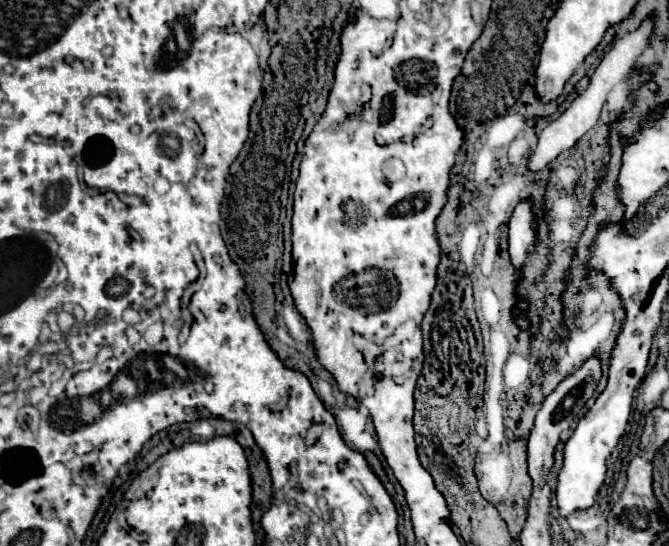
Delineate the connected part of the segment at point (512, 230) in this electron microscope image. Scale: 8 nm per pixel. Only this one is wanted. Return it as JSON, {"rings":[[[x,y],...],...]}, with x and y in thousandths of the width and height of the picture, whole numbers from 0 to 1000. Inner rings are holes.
{"rings":[[[780,368],[780,372],[774,372],[774,379],[768,383],[768,394],[765,394],[762,408],[759,408],[759,445],[762,445],[759,460],[762,460],[765,485],[768,485],[771,493],[777,493],[777,489],[783,485],[783,478],[789,474],[789,467],[792,467],[792,460],[795,460],[795,452],[798,452],[798,405],[786,412],[786,390],[795,390],[795,386],[786,386],[786,368]]]}

